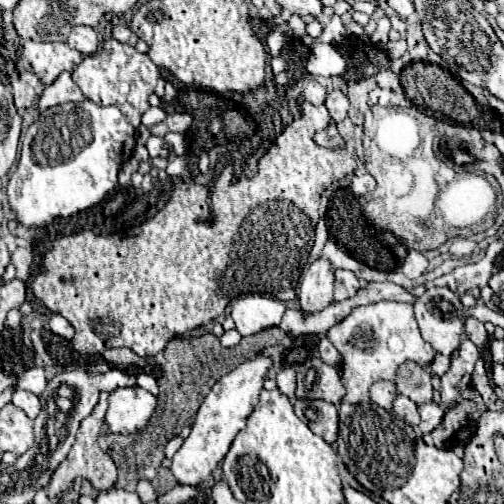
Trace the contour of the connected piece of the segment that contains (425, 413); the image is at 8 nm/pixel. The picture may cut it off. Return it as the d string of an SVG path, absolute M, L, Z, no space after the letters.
M425 403L419 407L419 415L421 415L421 423L419 423L419 429L423 435L431 433L441 421L443 421L443 407L435 405L435 403Z

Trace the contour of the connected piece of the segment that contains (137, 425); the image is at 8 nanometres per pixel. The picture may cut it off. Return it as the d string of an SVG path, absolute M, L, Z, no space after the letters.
M133 385L115 389L109 395L109 409L105 423L111 433L129 435L143 429L157 407L157 397L149 391Z

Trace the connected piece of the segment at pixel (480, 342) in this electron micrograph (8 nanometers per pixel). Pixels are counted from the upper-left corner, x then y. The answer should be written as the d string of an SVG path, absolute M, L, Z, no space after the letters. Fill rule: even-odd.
M467 319L467 321L465 321L465 333L467 333L467 337L479 347L479 351L483 351L483 347L485 347L487 341L489 341L489 335L487 335L483 323L477 321L477 319Z

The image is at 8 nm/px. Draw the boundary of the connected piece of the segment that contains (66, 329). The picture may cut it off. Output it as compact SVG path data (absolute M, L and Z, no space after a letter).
M54 313L51 315L51 319L49 319L49 327L51 327L51 331L53 331L55 335L65 337L65 339L71 339L71 337L75 335L73 325L71 325L65 317L61 317L59 314Z

